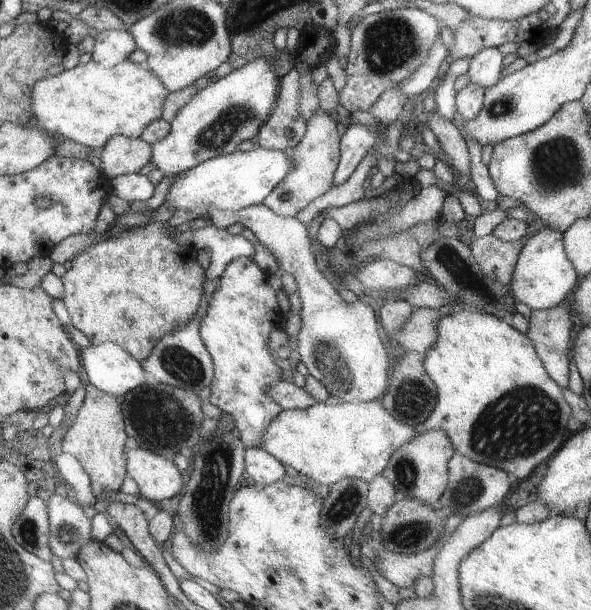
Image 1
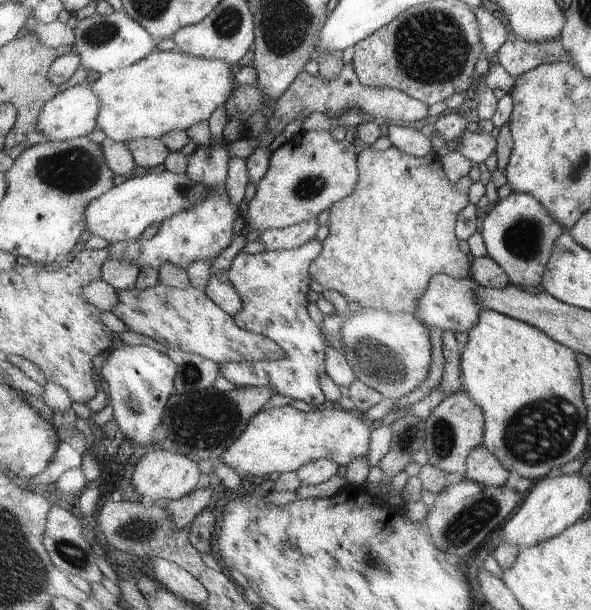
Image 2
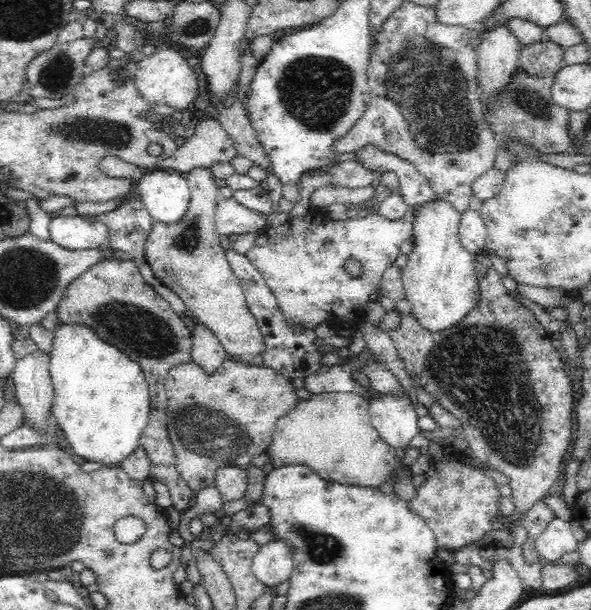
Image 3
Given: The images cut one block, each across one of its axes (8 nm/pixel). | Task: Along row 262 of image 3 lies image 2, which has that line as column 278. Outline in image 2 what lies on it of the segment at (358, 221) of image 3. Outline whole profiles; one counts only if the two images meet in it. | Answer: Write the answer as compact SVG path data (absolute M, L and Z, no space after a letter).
M311 240L307 246L283 252L263 252L263 254L237 254L231 268L227 270L229 280L239 290L245 308L239 312L237 324L253 334L267 336L281 344L287 358L279 362L241 362L223 364L221 374L225 374L237 388L273 388L281 396L313 404L317 408L327 400L319 376L327 374L327 340L323 328L309 316L309 280L311 264L321 256L325 244Z

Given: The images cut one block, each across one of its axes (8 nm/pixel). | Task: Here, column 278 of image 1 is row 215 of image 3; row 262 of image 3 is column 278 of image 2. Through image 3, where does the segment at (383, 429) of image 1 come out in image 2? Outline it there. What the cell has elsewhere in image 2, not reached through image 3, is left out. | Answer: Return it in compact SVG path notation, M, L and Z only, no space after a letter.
M293 406L261 410L249 422L243 436L219 458L219 462L231 466L241 474L241 478L261 476L267 480L271 472L297 472L305 464L317 460L335 460L341 466L351 464L355 458L369 454L373 424L365 420L357 410L337 410L337 408L317 408L315 412L303 412Z

